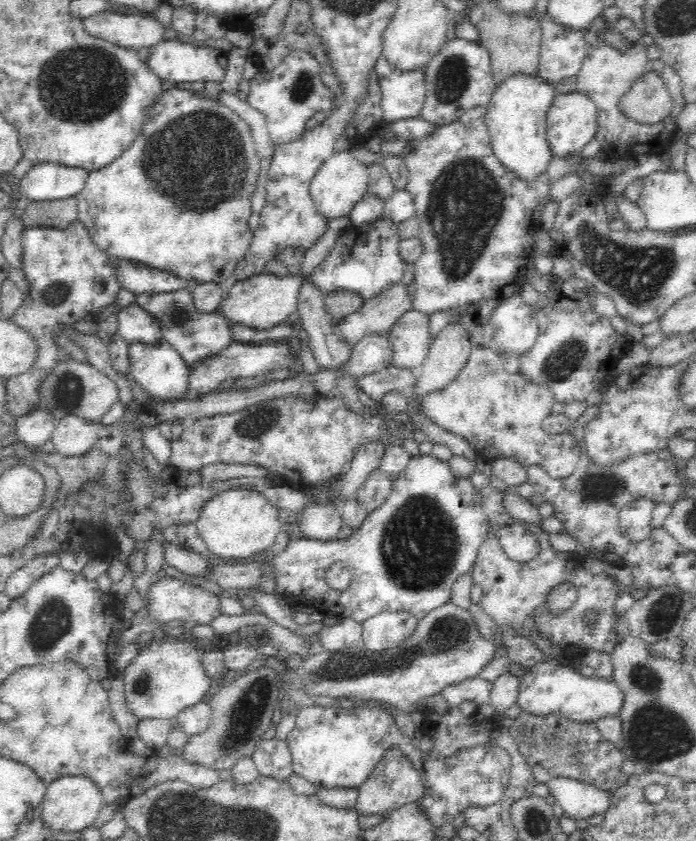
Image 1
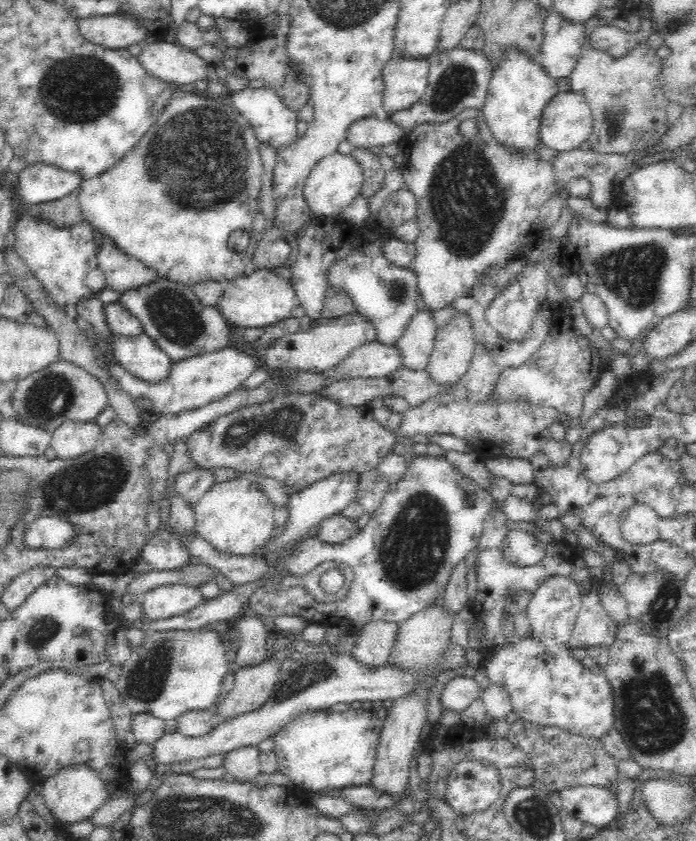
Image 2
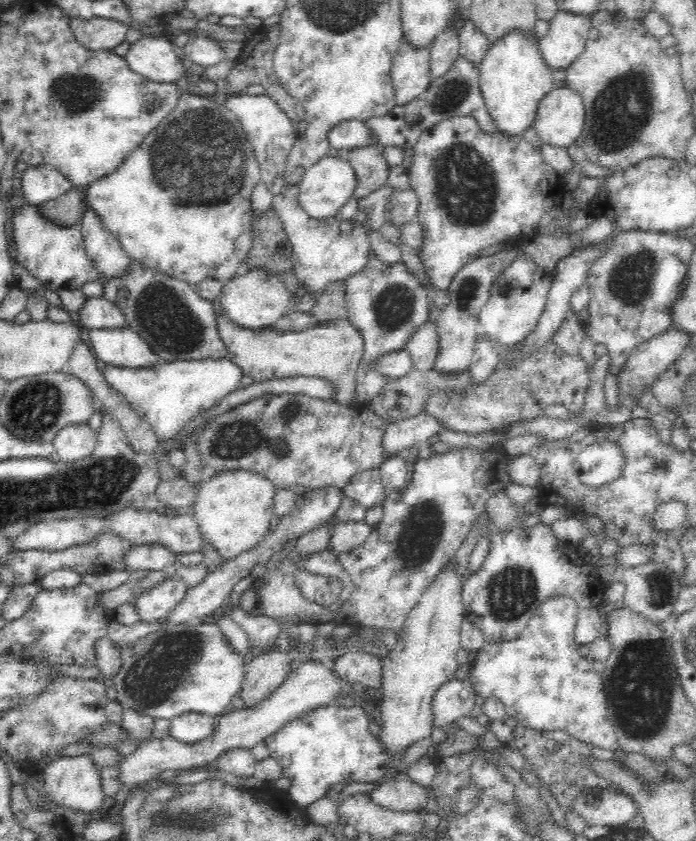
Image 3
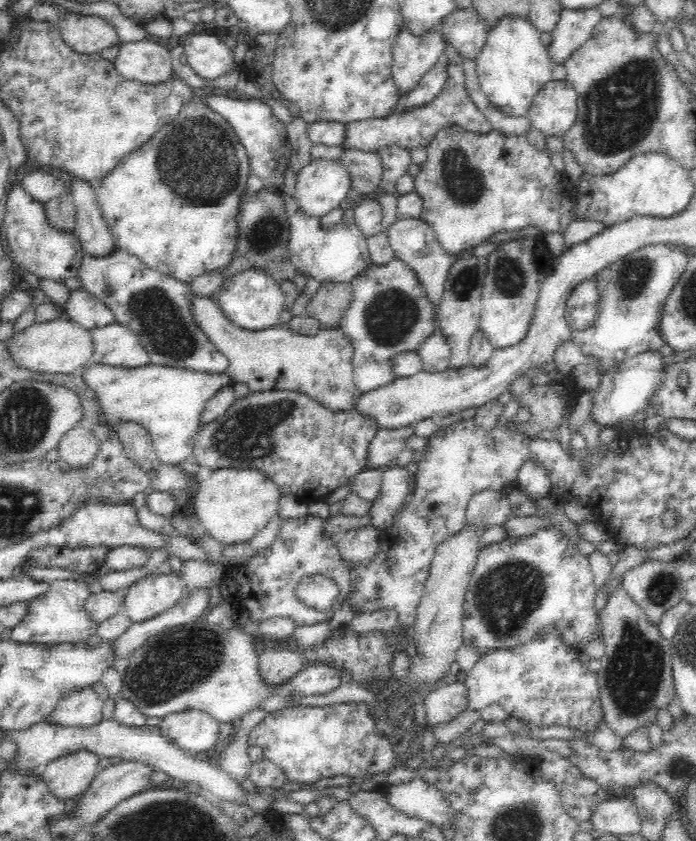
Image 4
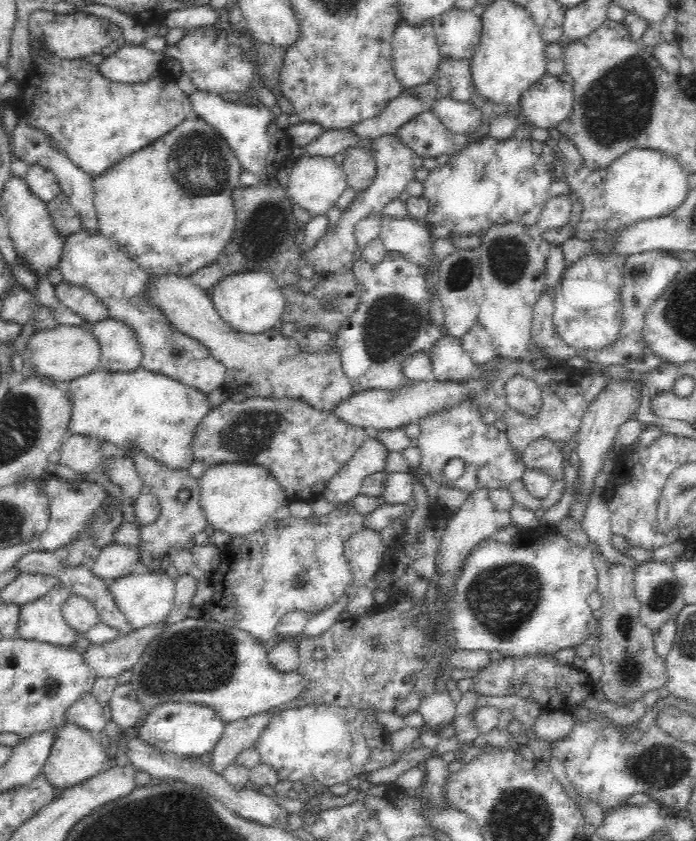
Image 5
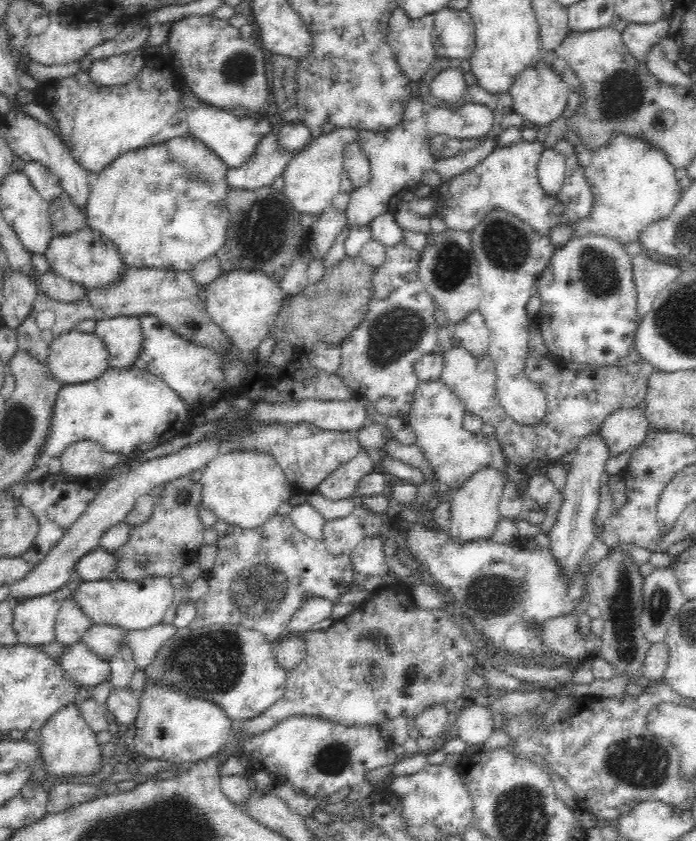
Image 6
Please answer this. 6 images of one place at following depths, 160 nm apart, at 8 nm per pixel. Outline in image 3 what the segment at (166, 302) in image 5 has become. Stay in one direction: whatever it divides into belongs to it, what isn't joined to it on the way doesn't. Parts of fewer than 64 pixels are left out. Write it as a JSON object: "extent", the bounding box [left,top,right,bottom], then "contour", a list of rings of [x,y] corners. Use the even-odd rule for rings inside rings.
{"extent":[218,313,364,405],"contour":[[[219,313],[218,333],[226,343],[227,356],[242,367],[254,382],[290,375],[318,376],[334,381],[336,395],[332,400],[342,405],[357,404],[356,381],[358,366],[364,354],[364,335],[348,318],[324,321],[299,331],[247,329]]]}

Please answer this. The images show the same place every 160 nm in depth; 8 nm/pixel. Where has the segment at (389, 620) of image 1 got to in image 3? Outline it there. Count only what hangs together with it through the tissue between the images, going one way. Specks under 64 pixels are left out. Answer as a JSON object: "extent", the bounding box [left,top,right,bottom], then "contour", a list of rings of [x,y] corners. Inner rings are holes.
{"extent":[332,650,383,691],"contour":[[[345,650],[343,656],[337,658],[332,669],[340,677],[354,679],[360,683],[366,683],[370,688],[380,691],[382,682],[383,658],[373,652],[356,650],[349,652]]]}

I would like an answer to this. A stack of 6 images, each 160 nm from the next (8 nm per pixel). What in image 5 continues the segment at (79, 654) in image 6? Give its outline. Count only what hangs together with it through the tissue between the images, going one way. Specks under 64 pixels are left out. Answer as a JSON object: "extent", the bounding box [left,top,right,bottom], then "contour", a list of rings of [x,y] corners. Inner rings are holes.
{"extent":[84,619,172,677],"contour":[[[168,619],[159,620],[140,628],[132,628],[126,634],[118,635],[112,642],[90,643],[84,657],[96,669],[96,676],[117,677],[134,666],[147,644],[172,623]]]}

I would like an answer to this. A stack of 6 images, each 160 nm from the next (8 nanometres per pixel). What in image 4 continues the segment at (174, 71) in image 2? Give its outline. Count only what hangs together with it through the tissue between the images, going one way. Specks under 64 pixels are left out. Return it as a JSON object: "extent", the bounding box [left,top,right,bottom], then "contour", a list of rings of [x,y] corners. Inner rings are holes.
{"extent":[114,36,174,84],"contour":[[[150,36],[122,42],[114,65],[123,78],[144,84],[164,83],[174,76],[168,46],[150,40]]]}

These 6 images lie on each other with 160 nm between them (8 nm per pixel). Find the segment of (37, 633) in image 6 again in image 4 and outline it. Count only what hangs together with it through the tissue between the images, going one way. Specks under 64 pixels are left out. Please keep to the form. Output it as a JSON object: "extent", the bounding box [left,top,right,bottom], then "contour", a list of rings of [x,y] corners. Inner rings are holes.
{"extent":[9,580,99,646],"contour":[[[55,580],[49,589],[30,600],[24,618],[11,628],[9,639],[19,644],[54,646],[62,643],[85,643],[92,634],[97,634],[99,622],[94,621],[86,611],[86,600],[96,589],[90,584],[75,580]]]}

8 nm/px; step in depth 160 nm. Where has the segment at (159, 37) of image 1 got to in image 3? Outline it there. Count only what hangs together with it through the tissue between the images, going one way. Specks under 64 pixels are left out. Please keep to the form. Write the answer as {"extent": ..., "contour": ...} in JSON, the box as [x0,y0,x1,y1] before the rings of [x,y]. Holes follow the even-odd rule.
{"extent":[70,18,129,50],"contour":[[[106,18],[72,19],[70,28],[78,42],[92,50],[112,50],[126,40],[129,27],[124,22]]]}

